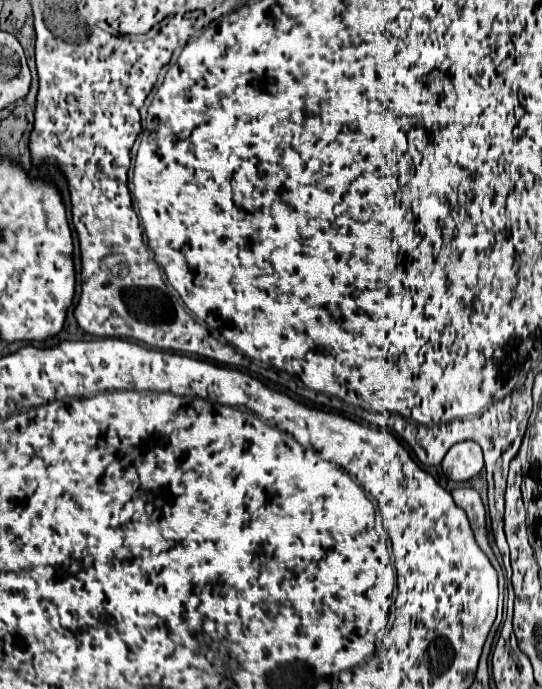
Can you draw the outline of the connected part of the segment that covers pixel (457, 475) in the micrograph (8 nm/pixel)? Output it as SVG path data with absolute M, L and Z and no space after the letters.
M472 440L454 444L442 460L442 470L444 470L446 478L450 478L454 482L470 480L472 476L476 476L482 470L482 466L484 466L482 448Z

